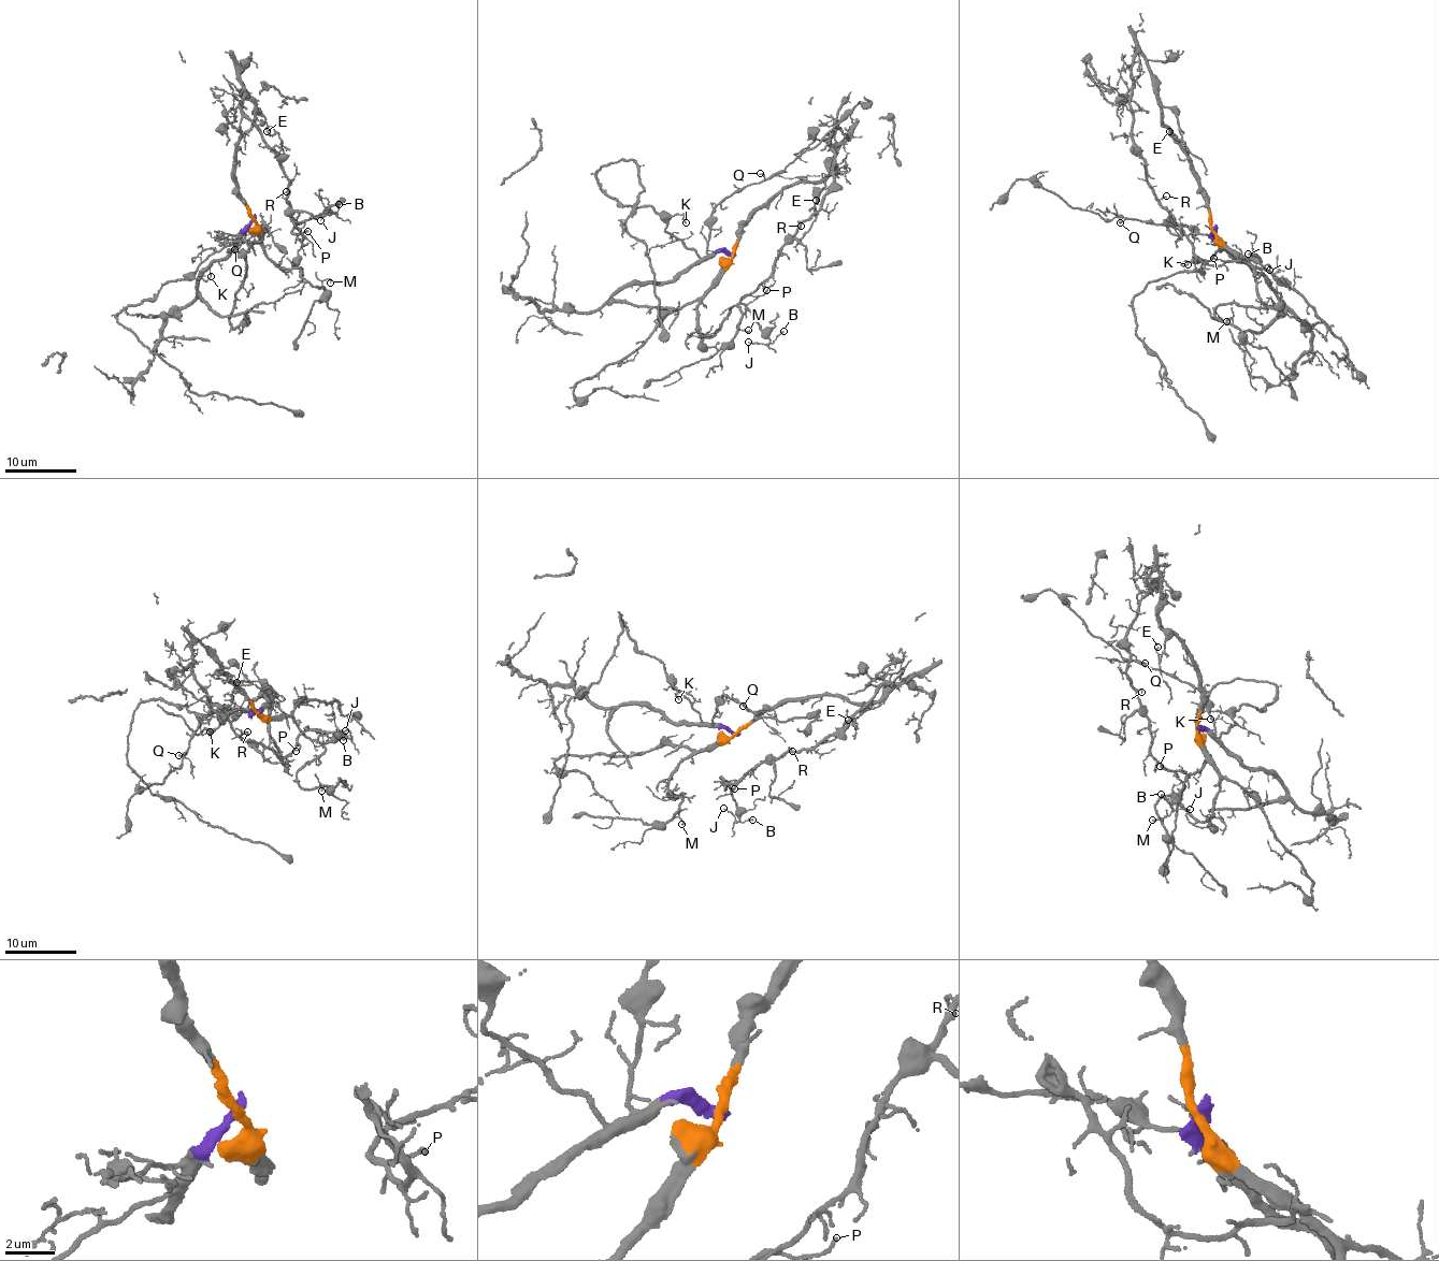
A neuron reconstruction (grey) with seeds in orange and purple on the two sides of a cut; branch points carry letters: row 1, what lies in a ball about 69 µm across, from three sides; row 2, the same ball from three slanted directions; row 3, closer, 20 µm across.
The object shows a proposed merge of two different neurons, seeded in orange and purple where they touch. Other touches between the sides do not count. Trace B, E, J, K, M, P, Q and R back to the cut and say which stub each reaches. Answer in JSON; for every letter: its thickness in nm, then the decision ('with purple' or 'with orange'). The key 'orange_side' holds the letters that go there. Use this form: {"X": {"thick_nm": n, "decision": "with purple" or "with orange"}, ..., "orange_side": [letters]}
{"B": {"thick_nm": 120, "decision": "with orange"}, "E": {"thick_nm": 150, "decision": "with orange"}, "J": {"thick_nm": 100, "decision": "with orange"}, "K": {"thick_nm": 110, "decision": "with purple"}, "M": {"thick_nm": 130, "decision": "with orange"}, "P": {"thick_nm": 110, "decision": "with orange"}, "Q": {"thick_nm": 150, "decision": "with purple"}, "R": {"thick_nm": 100, "decision": "with orange"}, "orange_side": ["B", "E", "J", "M", "P", "R"]}

